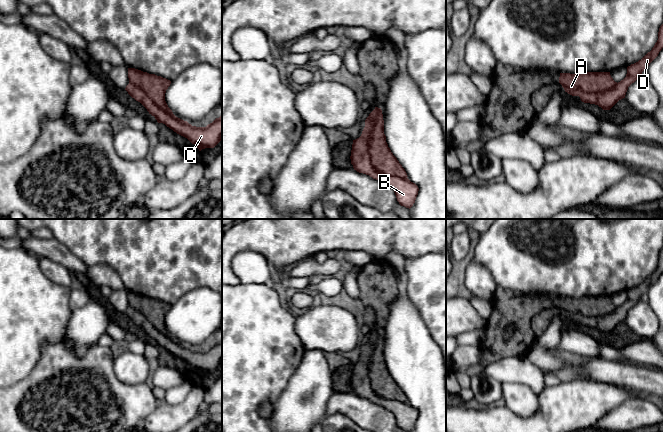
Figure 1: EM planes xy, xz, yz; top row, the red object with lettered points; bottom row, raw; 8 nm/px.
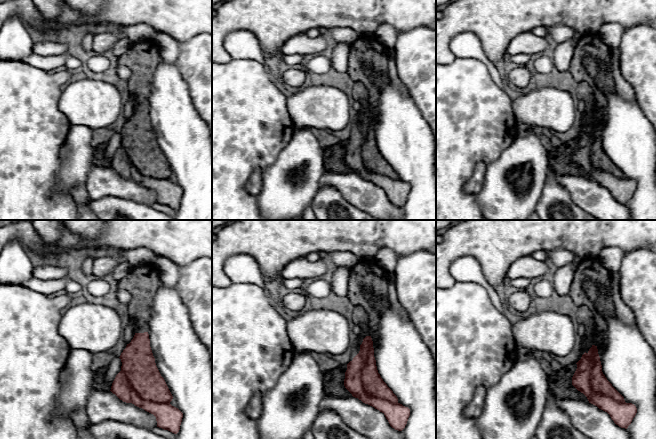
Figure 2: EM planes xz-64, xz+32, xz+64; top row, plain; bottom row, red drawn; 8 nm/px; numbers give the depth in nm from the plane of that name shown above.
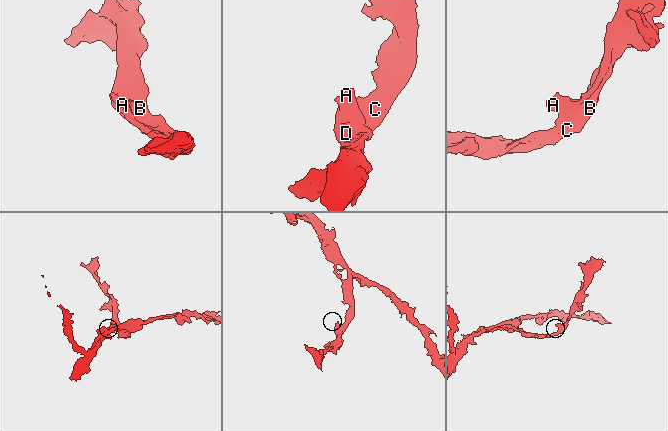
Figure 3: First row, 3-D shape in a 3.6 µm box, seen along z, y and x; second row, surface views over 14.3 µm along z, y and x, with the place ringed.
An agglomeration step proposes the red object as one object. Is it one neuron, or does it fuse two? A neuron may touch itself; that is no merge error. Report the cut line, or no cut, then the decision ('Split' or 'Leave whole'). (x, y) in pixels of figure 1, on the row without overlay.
Split along xz (363, 356), (371, 388), (382, 397), (406, 402). Split

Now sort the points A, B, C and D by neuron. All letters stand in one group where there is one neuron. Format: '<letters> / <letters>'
A / B C D

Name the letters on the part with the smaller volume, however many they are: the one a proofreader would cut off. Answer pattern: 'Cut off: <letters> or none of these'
Cut off: A

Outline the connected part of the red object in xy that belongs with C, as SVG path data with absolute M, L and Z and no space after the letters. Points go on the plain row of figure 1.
M129 306L125 314L132 322L140 326L158 347L165 348L177 358L187 362L199 375L214 372L222 364L222 339L206 351L192 350L174 338L163 335L133 307Z

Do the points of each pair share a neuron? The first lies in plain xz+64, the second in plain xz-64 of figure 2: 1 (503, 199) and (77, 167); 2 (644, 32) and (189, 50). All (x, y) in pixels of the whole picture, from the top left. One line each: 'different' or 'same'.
1: same
2: same

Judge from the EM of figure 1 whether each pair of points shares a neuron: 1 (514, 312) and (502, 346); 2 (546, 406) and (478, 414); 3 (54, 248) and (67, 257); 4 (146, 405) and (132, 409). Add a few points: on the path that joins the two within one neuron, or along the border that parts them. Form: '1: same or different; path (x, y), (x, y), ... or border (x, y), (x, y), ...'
1: same; path (506, 320), (500, 326), (500, 338)
2: same; path (531, 421), (495, 421)
3: same; path (57, 251), (64, 257)
4: same; path (143, 405), (135, 406)

